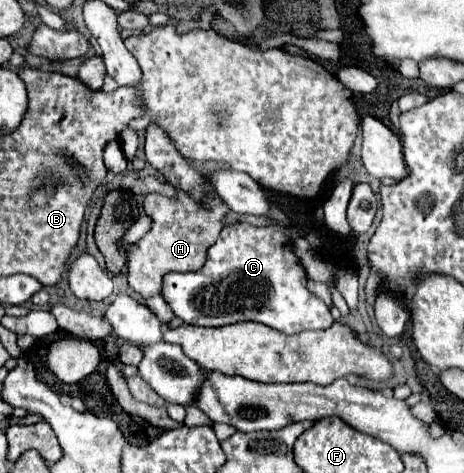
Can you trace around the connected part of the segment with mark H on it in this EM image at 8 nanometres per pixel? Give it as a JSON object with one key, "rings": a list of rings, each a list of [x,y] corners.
{"rings":[[[175,188],[175,198],[161,194],[147,194],[143,200],[145,214],[153,220],[151,230],[137,242],[127,248],[127,280],[129,286],[149,298],[161,292],[161,280],[169,272],[191,272],[199,270],[205,264],[207,250],[213,246],[225,226],[223,218],[229,208],[223,200],[211,192],[205,196],[205,204],[199,204],[191,194],[181,188]]]}

